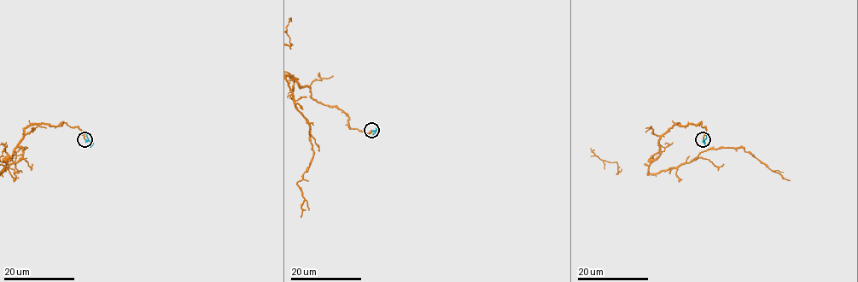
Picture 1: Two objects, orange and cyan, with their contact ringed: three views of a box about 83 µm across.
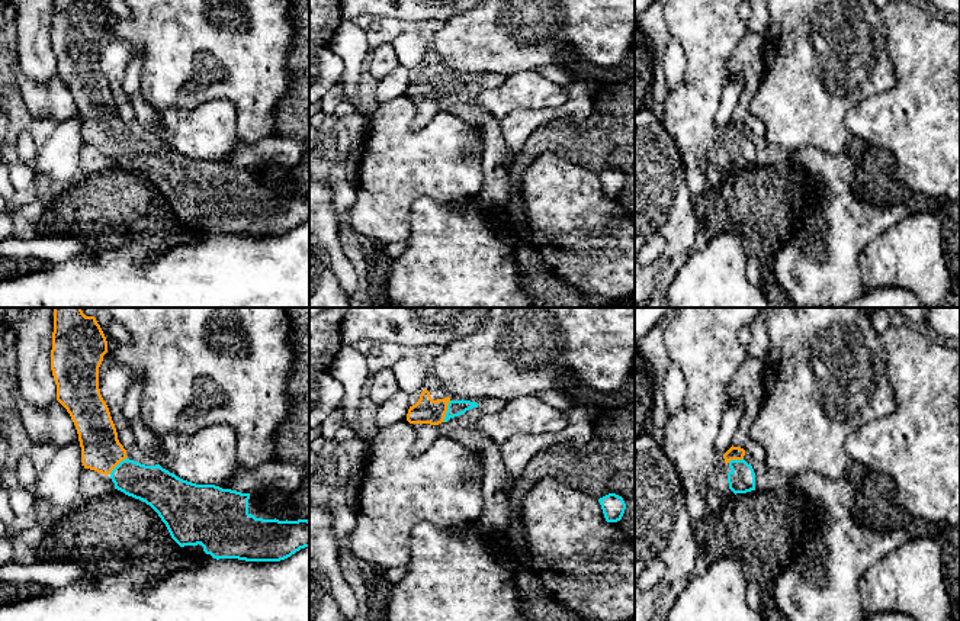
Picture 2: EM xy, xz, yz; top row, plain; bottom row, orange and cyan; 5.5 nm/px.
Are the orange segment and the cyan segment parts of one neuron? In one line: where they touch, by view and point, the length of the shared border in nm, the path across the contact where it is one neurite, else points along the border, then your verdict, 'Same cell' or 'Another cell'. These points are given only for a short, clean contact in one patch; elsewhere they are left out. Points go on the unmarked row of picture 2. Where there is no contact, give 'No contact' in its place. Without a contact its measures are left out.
Touches orange at xz (446, 86). Shared border 130 nm. Path across: xz (426, 86), (446, 86), (455, 83). Same cell

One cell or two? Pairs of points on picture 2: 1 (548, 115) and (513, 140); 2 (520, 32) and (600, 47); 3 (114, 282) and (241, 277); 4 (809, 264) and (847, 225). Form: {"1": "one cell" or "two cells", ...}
{"1": "one cell", "2": "one cell", "3": "one cell", "4": "one cell"}

